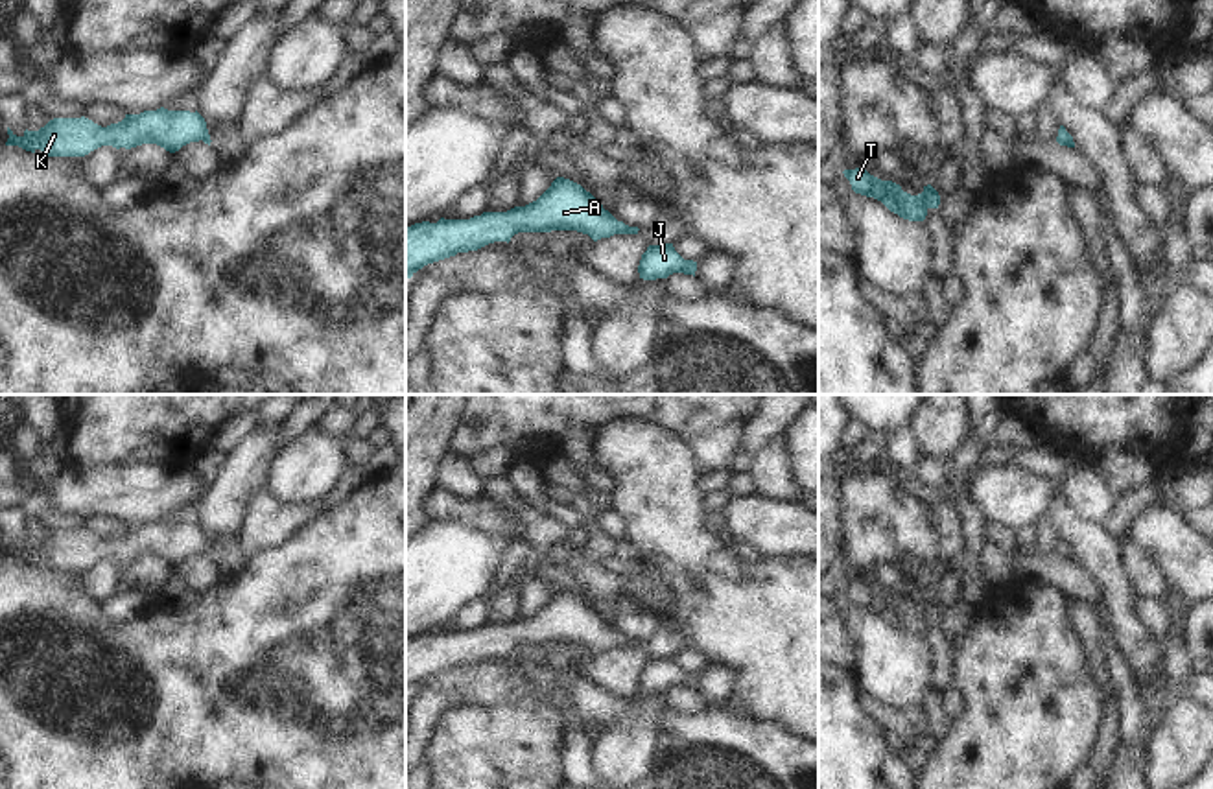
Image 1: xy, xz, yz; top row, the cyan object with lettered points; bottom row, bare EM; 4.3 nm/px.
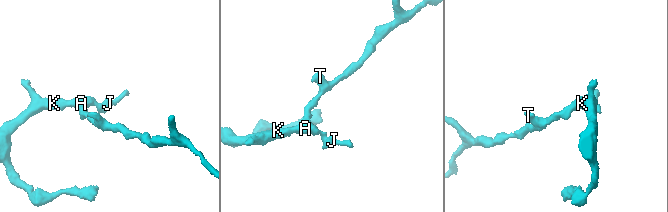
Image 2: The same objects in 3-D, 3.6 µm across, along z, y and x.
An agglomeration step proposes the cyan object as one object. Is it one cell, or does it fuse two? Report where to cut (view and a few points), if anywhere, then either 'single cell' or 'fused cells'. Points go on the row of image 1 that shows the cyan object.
cut none; single cell

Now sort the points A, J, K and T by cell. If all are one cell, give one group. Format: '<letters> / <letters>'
A J K T

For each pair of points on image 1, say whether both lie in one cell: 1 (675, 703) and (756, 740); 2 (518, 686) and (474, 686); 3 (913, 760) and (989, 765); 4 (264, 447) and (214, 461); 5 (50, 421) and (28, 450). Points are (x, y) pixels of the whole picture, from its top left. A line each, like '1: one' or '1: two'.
1: two
2: one
3: two
4: two
5: two

